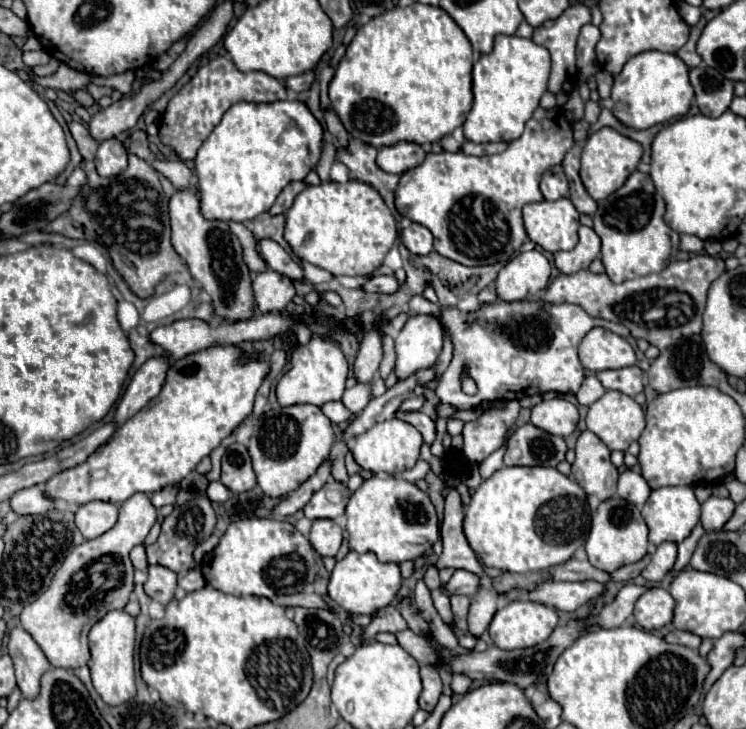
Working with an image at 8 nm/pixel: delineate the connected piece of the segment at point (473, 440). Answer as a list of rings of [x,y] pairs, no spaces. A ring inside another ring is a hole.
[[[510,401],[506,409],[490,409],[480,419],[464,425],[464,447],[462,457],[470,463],[482,463],[490,453],[500,449],[506,441],[506,433],[510,425],[514,425],[518,417],[520,405],[518,401]]]

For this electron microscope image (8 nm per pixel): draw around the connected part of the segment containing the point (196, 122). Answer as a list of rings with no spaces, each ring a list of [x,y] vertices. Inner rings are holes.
[[[214,57],[210,63],[200,67],[196,75],[170,99],[166,111],[160,117],[160,141],[174,149],[180,161],[190,161],[196,157],[200,145],[204,139],[212,133],[212,129],[220,123],[222,115],[226,113],[228,107],[240,101],[250,101],[250,103],[274,103],[286,99],[286,87],[284,81],[270,77],[268,73],[262,71],[250,71],[242,73],[236,69],[234,61],[224,57]]]

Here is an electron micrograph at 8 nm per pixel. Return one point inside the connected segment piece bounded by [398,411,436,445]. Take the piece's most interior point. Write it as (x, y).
(423, 423)

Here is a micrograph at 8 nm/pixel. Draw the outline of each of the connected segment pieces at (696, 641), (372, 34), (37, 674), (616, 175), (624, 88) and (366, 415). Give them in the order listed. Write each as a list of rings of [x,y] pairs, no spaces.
[[[672,629],[670,633],[666,633],[666,635],[664,635],[664,641],[668,641],[668,643],[678,643],[678,645],[686,645],[686,647],[690,647],[690,649],[698,649],[700,643],[702,643],[702,639],[700,639],[698,635],[690,633],[690,631],[680,631],[680,629]]]
[[[412,3],[408,7],[394,7],[392,11],[374,17],[372,21],[368,21],[366,25],[362,25],[356,31],[354,43],[348,45],[344,59],[335,68],[332,83],[330,83],[330,103],[332,103],[332,109],[336,111],[336,115],[340,117],[344,129],[350,135],[354,135],[354,139],[360,139],[376,149],[380,145],[382,147],[396,145],[398,141],[410,141],[410,143],[418,143],[418,145],[434,143],[434,141],[442,139],[444,135],[450,135],[456,127],[460,127],[466,121],[466,113],[470,111],[470,103],[472,103],[472,45],[470,45],[468,37],[464,35],[464,31],[458,27],[458,23],[440,7],[432,7],[432,5],[424,5],[424,3]]]
[[[14,627],[8,631],[8,655],[14,661],[18,687],[22,695],[32,699],[40,691],[40,677],[50,669],[50,663],[38,643],[26,633],[22,627]]]
[[[600,129],[592,133],[582,149],[582,167],[580,167],[580,177],[590,197],[594,201],[602,201],[610,193],[614,193],[614,189],[620,189],[628,179],[628,175],[636,171],[640,159],[642,159],[642,145],[620,135],[618,131]]]
[[[644,51],[644,53],[634,55],[624,65],[622,73],[614,79],[612,99],[620,101],[612,109],[614,115],[632,129],[648,129],[656,123],[664,123],[674,117],[686,115],[694,99],[694,89],[690,85],[688,71],[690,69],[686,67],[686,63],[674,53]]]
[[[434,369],[418,371],[416,375],[412,375],[412,377],[404,379],[404,381],[398,381],[398,383],[396,383],[392,389],[388,389],[384,395],[380,395],[380,397],[376,397],[376,399],[370,399],[370,403],[368,403],[366,409],[360,413],[360,417],[356,417],[356,419],[350,423],[350,427],[346,429],[344,439],[348,441],[350,437],[368,431],[374,423],[392,419],[392,417],[396,415],[400,403],[402,403],[404,399],[408,399],[408,397],[414,395],[414,387],[430,381],[432,377],[434,377]]]

